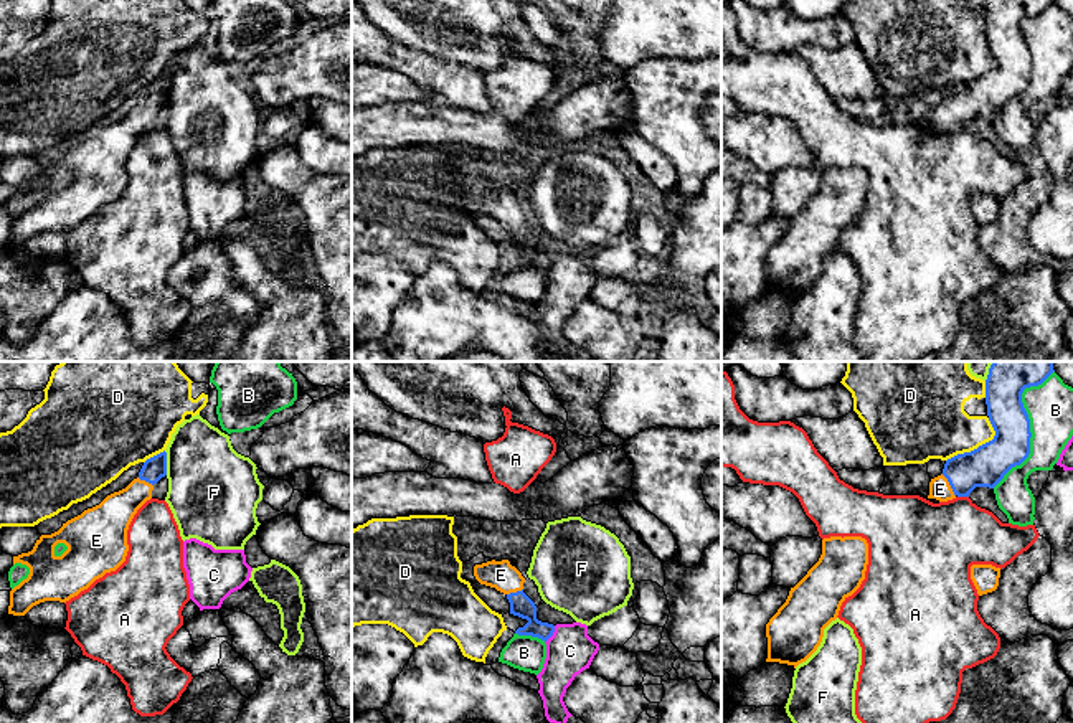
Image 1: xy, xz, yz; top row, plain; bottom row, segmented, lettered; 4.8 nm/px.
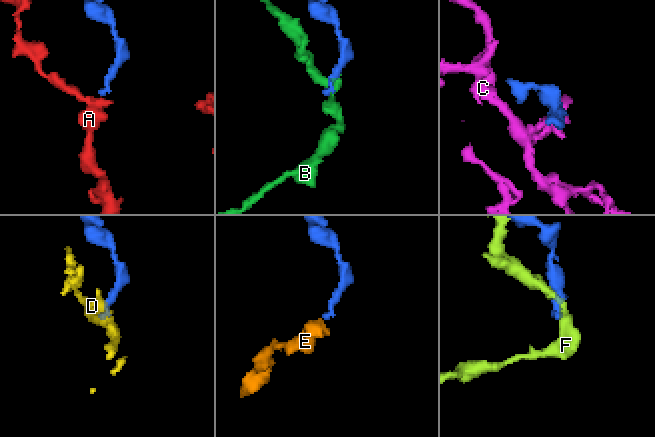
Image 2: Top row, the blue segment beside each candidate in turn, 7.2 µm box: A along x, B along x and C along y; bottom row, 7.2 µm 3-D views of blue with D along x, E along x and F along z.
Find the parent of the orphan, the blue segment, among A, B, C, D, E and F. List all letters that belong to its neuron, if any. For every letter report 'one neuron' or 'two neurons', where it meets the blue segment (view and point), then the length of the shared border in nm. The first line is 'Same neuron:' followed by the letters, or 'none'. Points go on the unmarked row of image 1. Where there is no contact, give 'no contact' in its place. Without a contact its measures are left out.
Same neuron: E
A: two neurons | yz (963, 126) | 60 nm
B: two neurons | yz (1029, 56) | 650 nm
C: two neurons | xz (552, 264) | 100 nm
D: two neurons | yz (979, 76) | 300 nm
E: one neuron | yz (950, 114) | 130 nm
F: two neurons | xy (165, 93) | 120 nm

